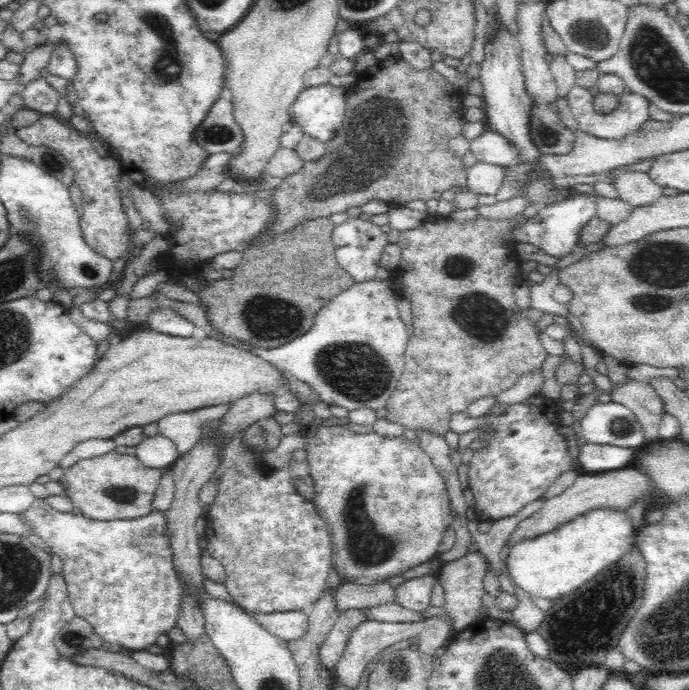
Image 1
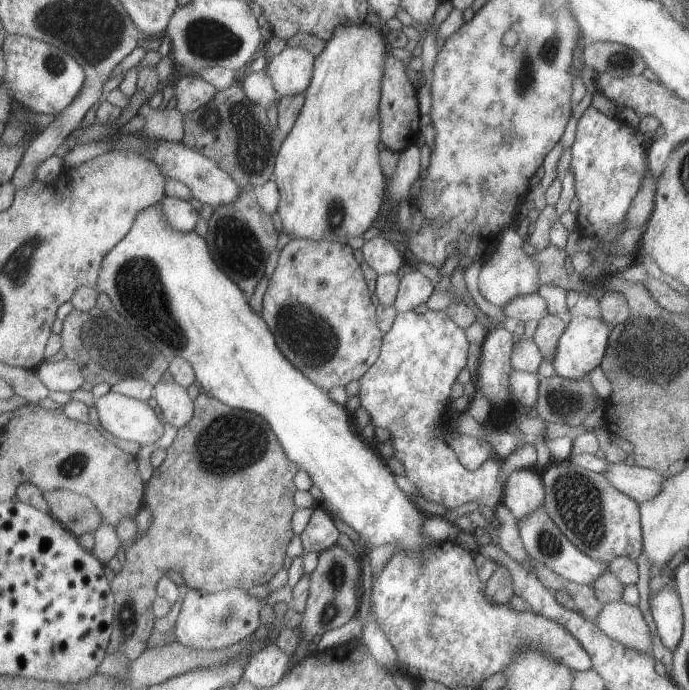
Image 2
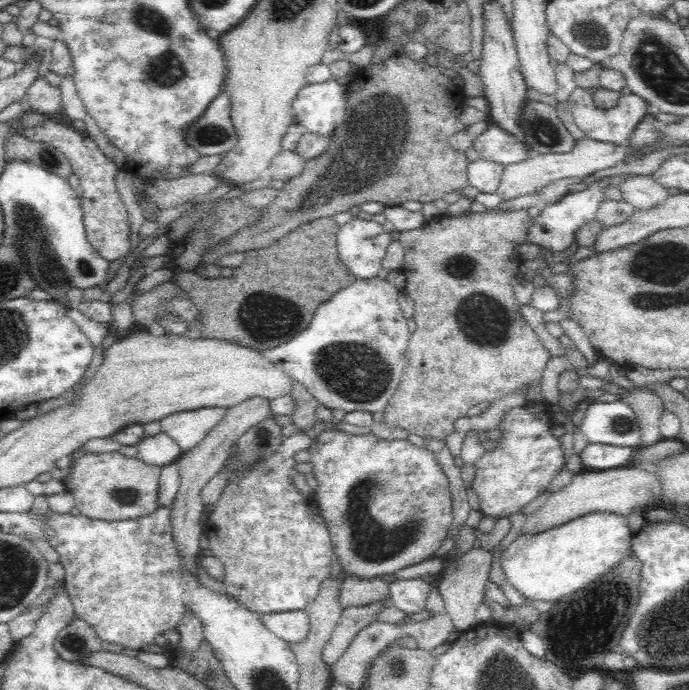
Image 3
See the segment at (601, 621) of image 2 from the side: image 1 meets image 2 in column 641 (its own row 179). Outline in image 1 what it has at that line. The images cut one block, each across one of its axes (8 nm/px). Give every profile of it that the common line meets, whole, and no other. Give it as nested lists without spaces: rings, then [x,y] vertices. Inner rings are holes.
[[[620,169],[608,175],[619,199],[626,201],[632,208],[650,204],[664,195],[663,188],[658,186],[648,173]]]

